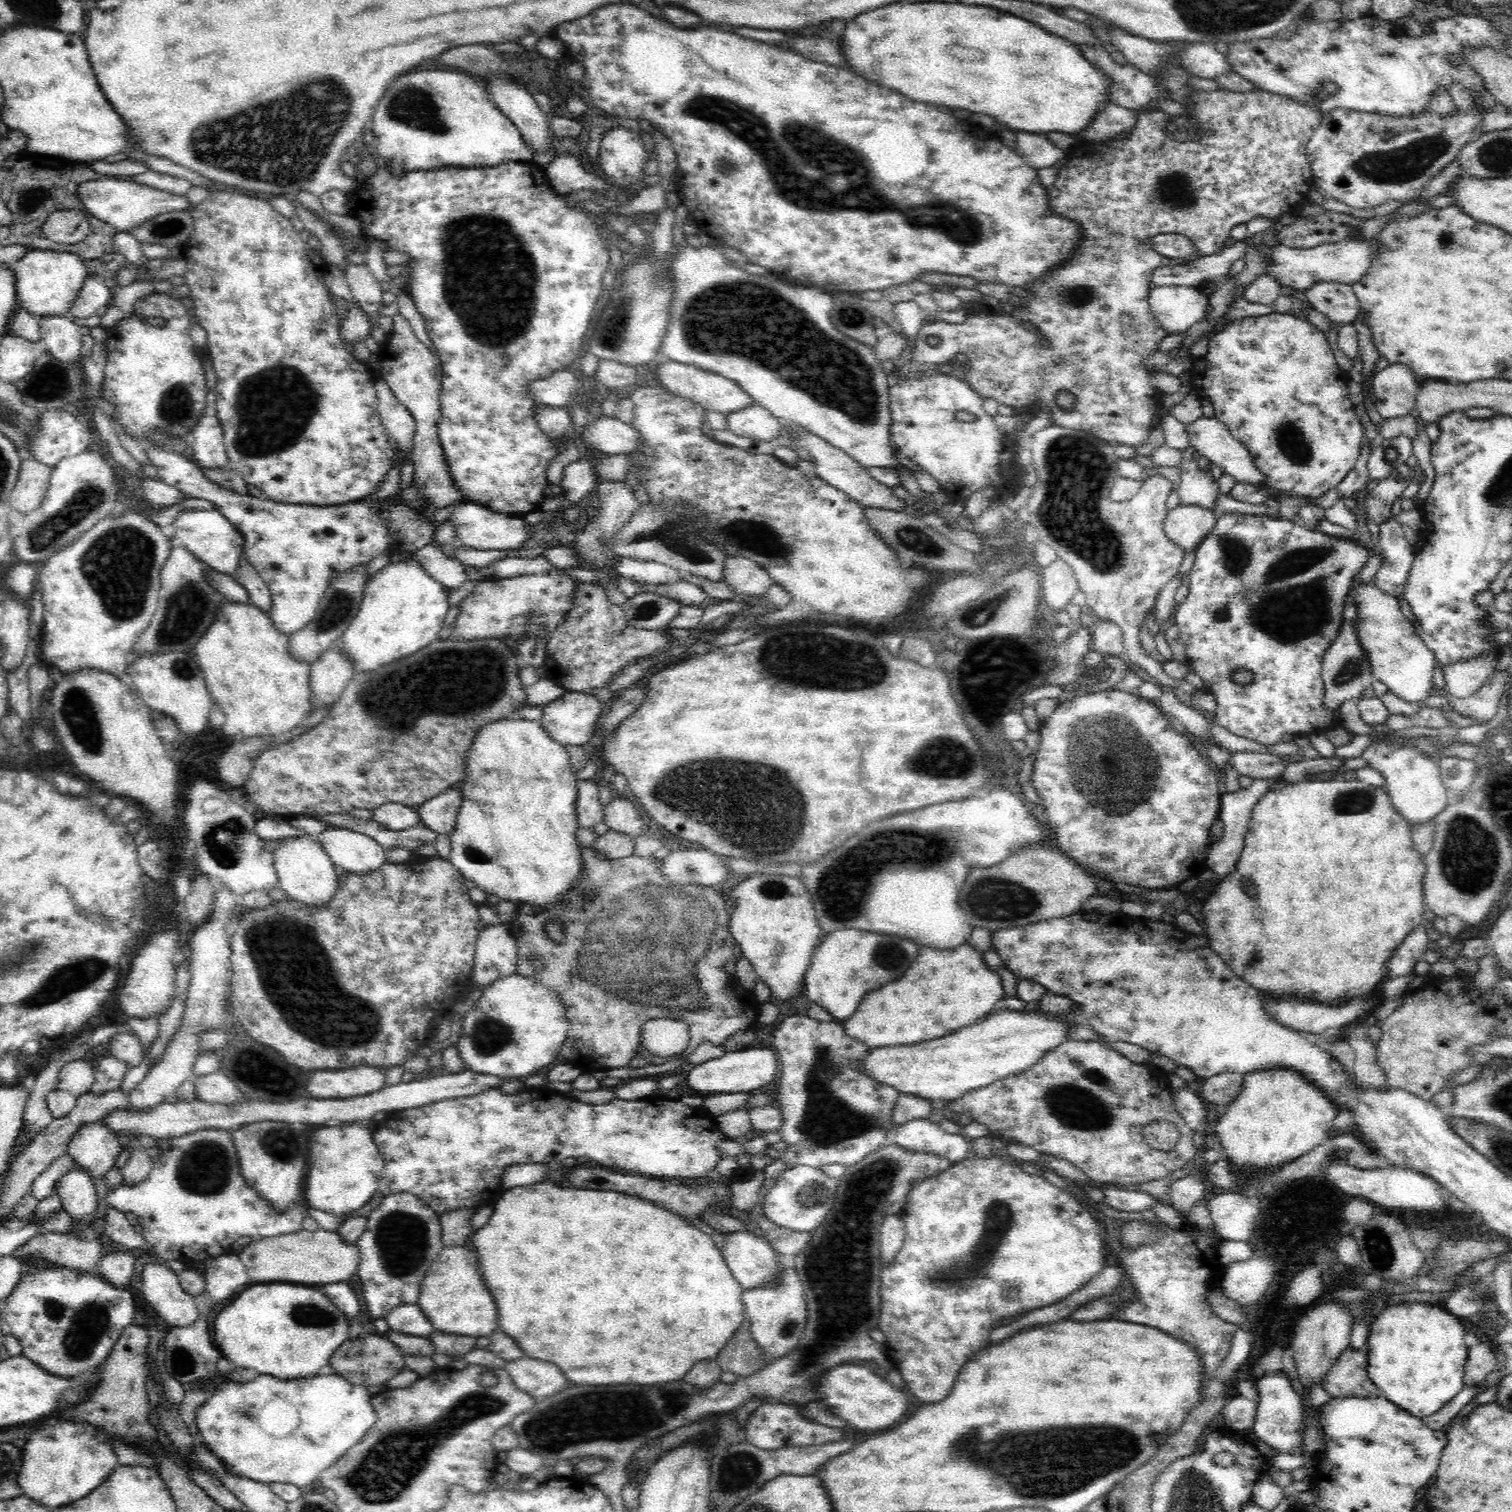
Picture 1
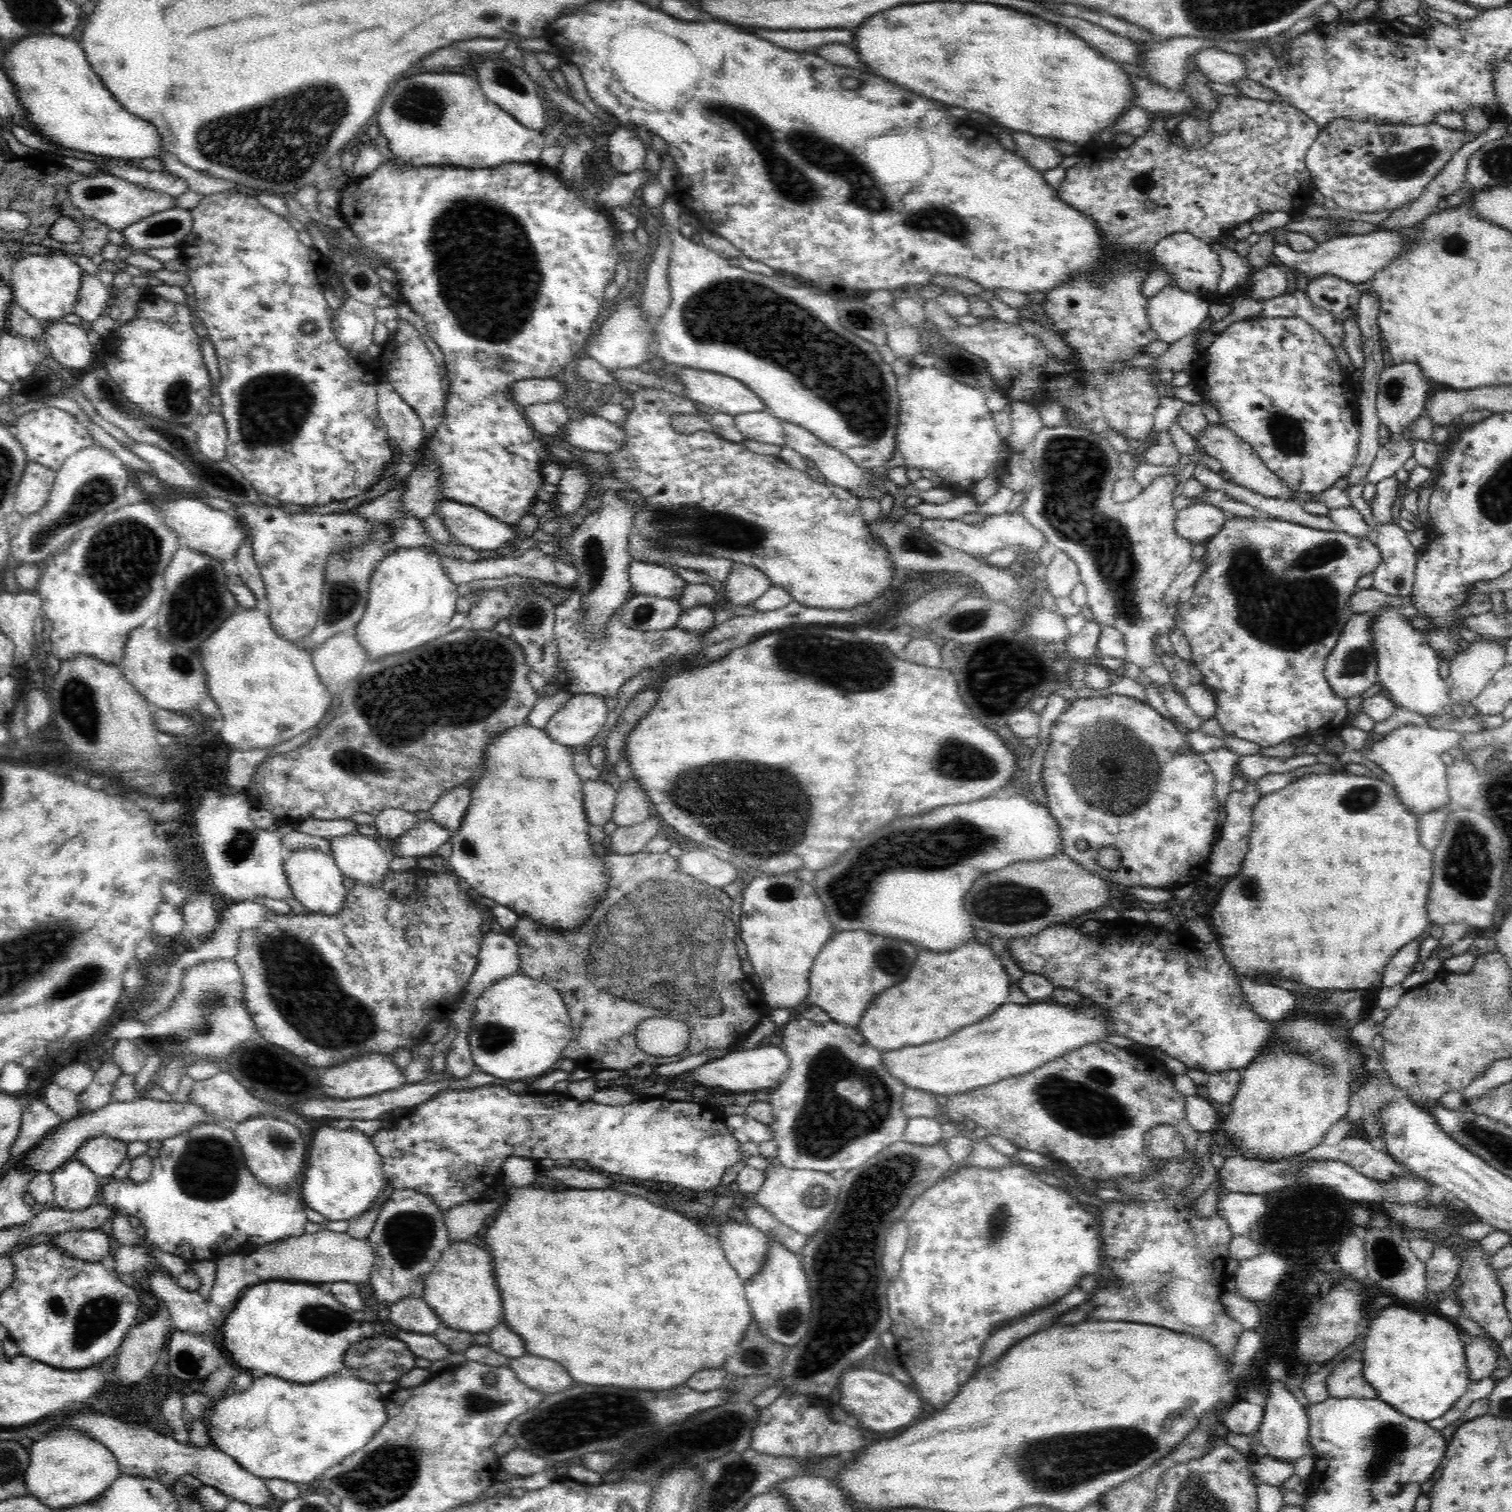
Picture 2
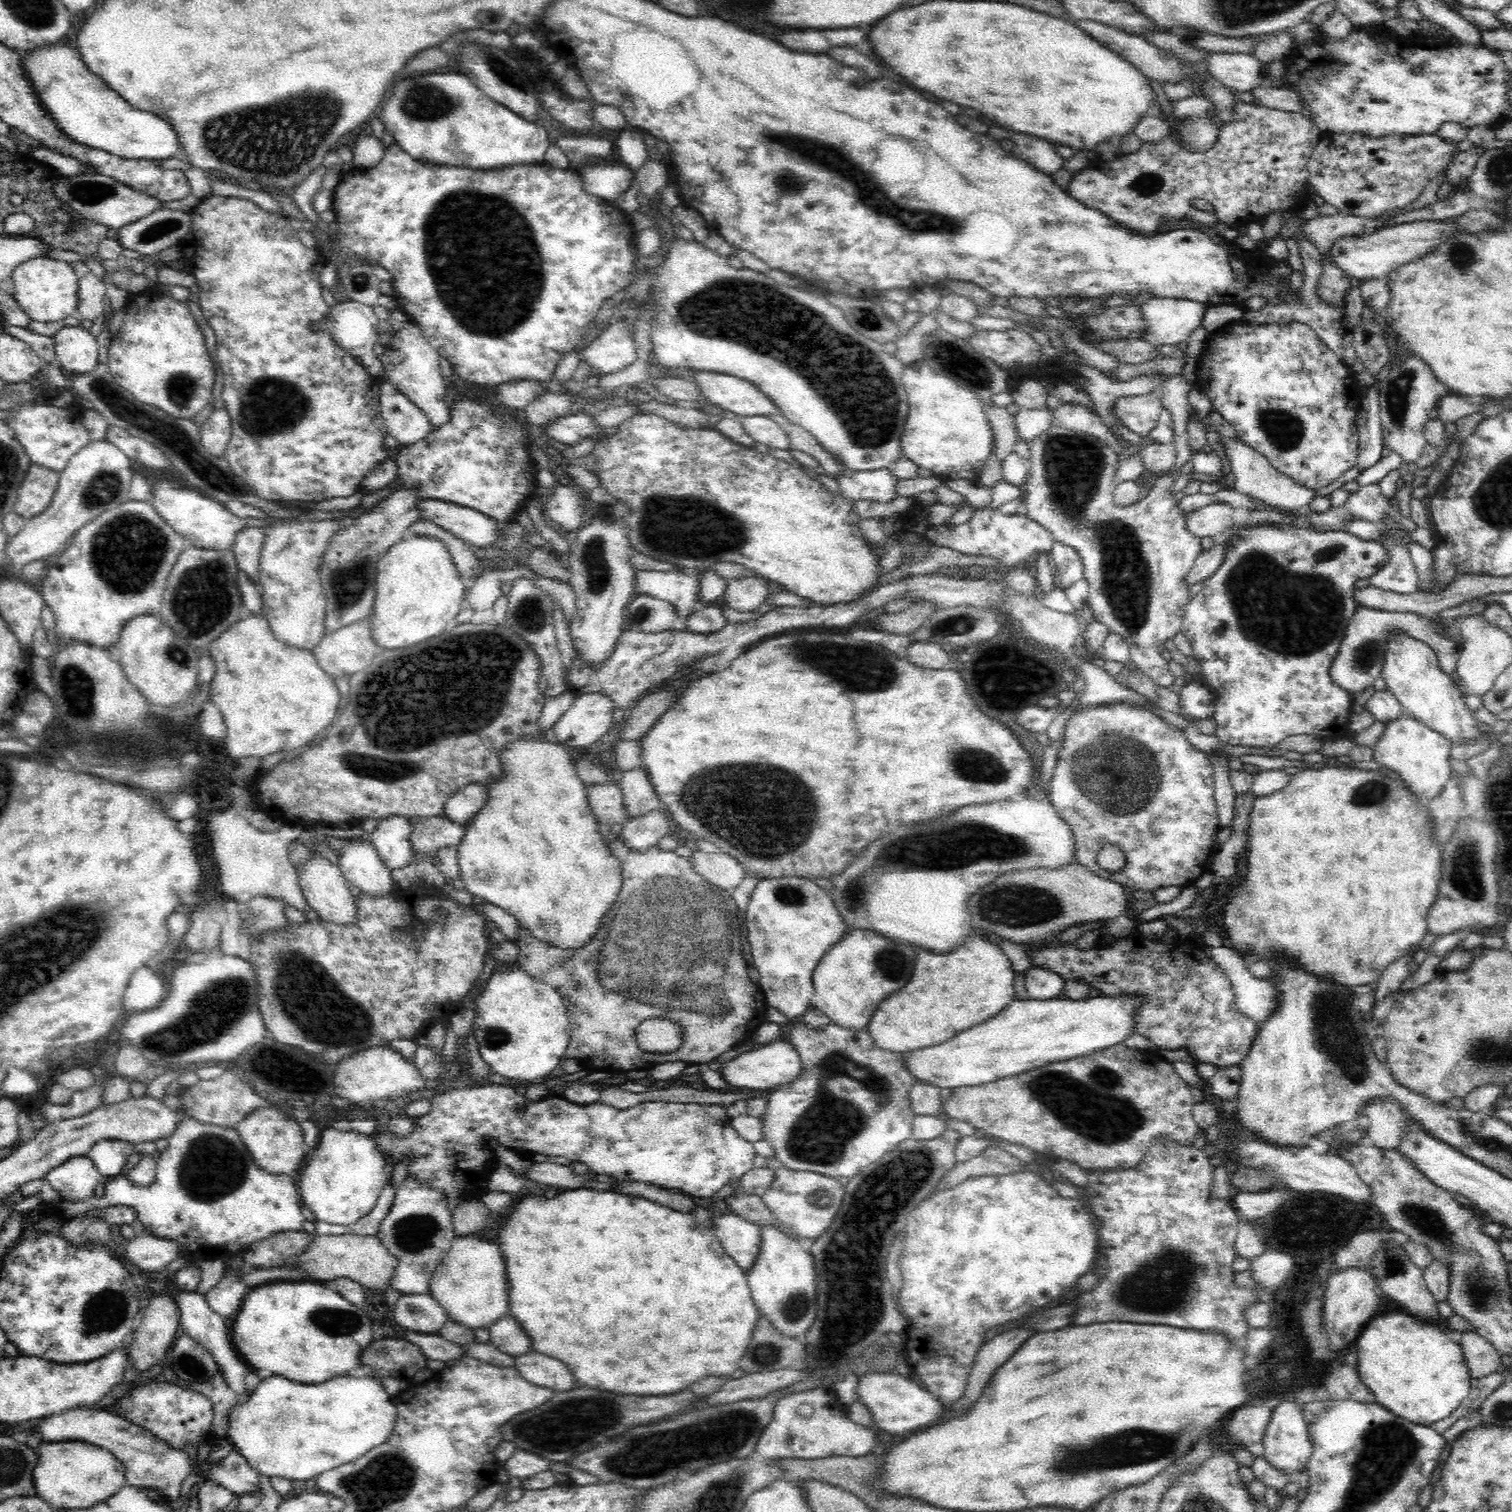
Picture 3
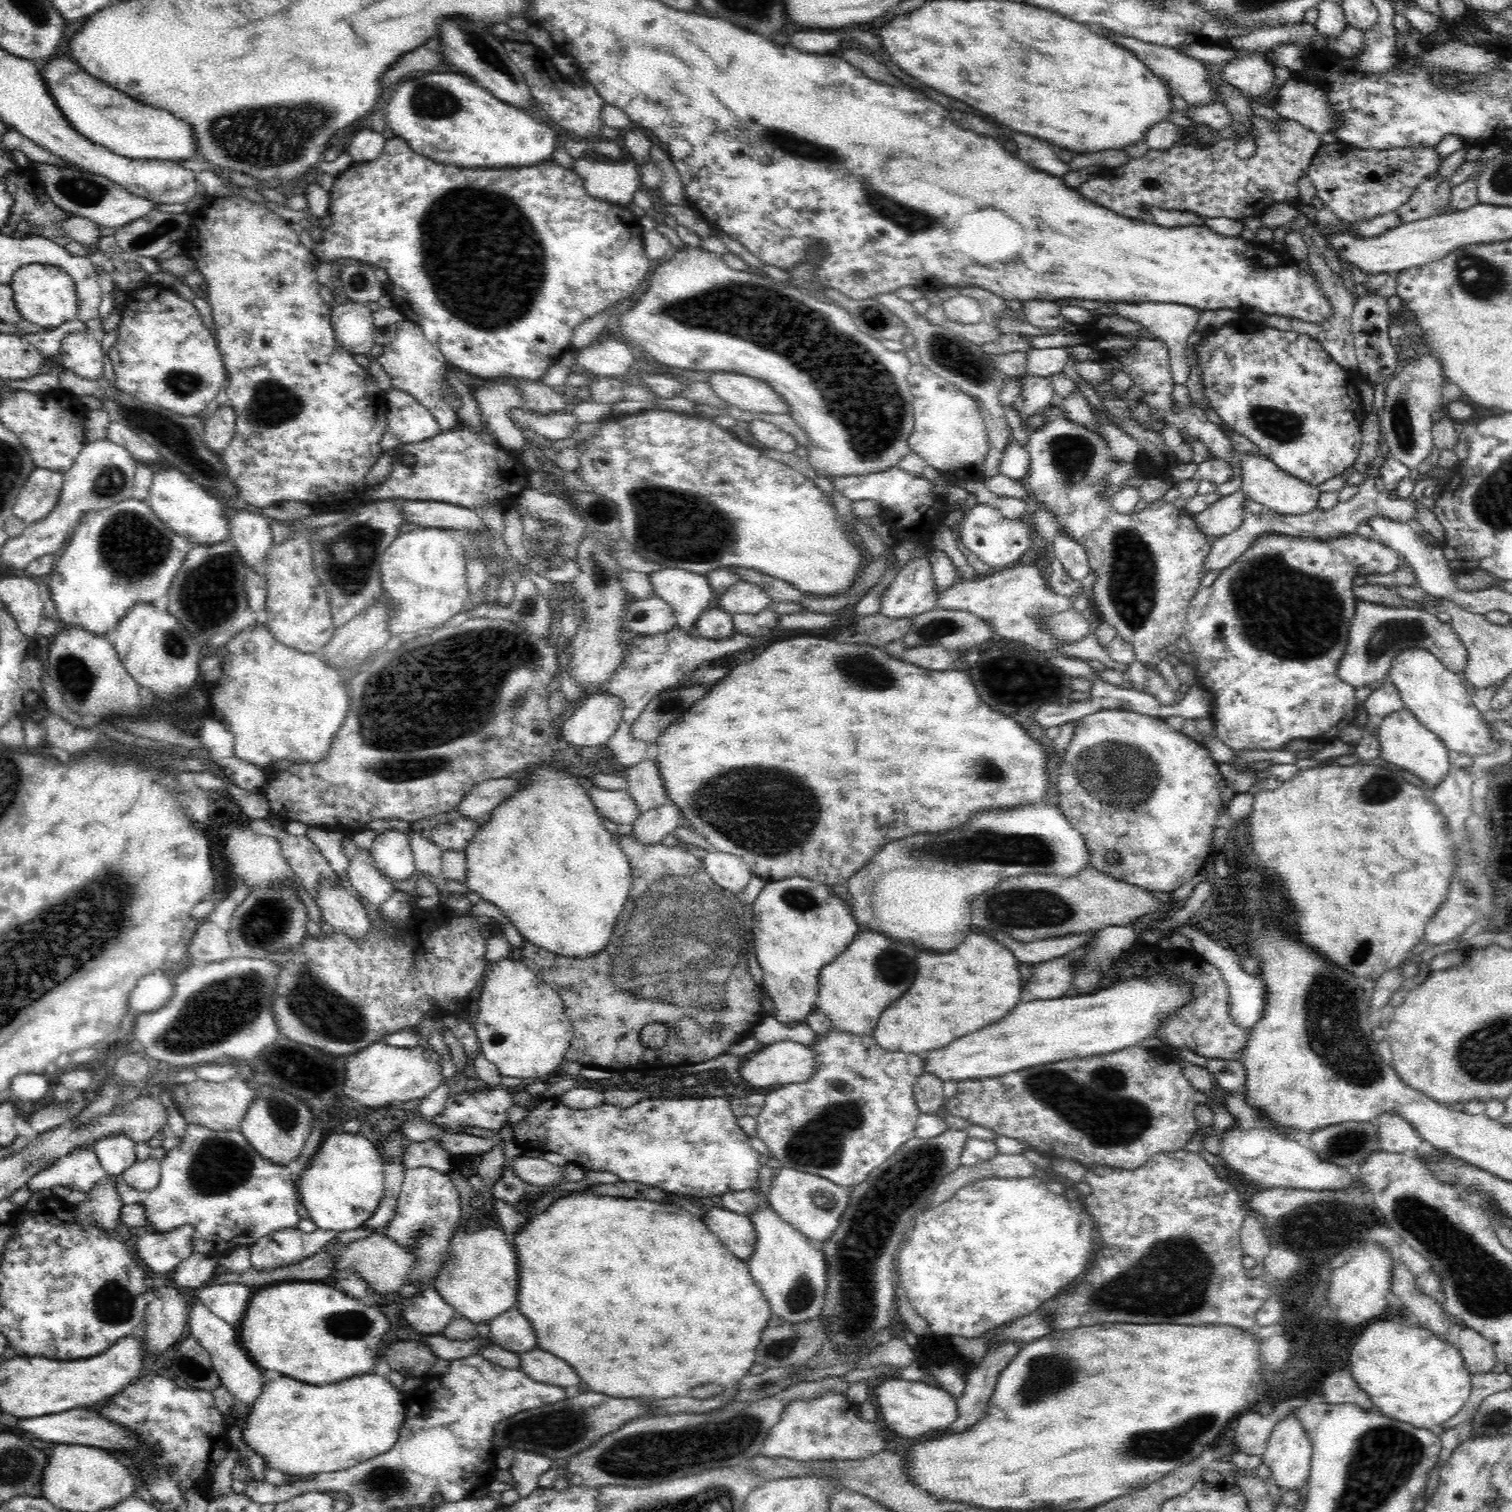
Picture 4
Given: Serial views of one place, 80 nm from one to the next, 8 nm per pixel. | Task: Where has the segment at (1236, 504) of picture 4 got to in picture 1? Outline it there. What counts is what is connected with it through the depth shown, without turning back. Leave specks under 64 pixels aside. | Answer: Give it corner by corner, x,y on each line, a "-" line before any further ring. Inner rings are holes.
1179,505
1170,509
1164,520
1164,533
1170,541
1184,549
1184,554
1195,551
1198,544
1216,526
1218,515
1200,505

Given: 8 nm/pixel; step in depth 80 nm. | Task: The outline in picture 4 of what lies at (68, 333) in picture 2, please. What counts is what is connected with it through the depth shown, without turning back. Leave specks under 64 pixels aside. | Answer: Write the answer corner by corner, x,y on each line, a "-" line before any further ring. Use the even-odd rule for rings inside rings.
76,332
62,340
58,363
61,369
71,370
80,379
98,381
104,375
103,346
90,332

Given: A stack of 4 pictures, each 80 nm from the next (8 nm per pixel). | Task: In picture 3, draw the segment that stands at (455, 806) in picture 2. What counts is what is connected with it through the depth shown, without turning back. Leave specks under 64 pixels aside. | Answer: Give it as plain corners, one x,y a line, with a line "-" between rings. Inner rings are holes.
487,780
480,783
468,784
462,790
458,790
454,797
446,802
443,813
446,820
456,822
461,826
468,826
474,821
474,817
483,810
488,803
489,792

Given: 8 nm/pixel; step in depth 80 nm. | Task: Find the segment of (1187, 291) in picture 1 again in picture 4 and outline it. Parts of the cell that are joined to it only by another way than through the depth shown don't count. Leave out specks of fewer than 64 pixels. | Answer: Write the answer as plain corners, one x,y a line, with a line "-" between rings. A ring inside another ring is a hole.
1176,302
1110,303
1110,308
1112,308
1112,315
1137,322
1144,326
1154,338
1162,340
1167,345
1174,383
1178,386
1185,385
1190,376
1187,340
1196,331
1200,315
1203,312
1193,306

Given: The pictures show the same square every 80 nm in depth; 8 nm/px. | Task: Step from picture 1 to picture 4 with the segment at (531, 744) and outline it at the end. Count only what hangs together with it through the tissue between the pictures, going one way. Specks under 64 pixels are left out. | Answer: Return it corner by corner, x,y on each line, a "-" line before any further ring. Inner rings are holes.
541,764
533,770
530,776
519,779
520,786
518,786
516,793
490,814
488,820
484,822
483,828
464,850
468,866
466,886
468,890
480,894
484,900
496,904
504,916
516,927
524,940
530,941
534,945
552,952
552,954
561,954
566,958
594,956
594,954
602,952
606,946
611,944
611,939
615,934
616,920
624,910
624,902
629,900
630,888
632,888
632,882
634,882
634,879
630,877
632,876
632,868
629,859
622,851
622,847
618,845
615,836
603,826
603,817
598,813
589,794
578,783
576,776
570,775
565,769
560,770
557,767
550,769
549,765

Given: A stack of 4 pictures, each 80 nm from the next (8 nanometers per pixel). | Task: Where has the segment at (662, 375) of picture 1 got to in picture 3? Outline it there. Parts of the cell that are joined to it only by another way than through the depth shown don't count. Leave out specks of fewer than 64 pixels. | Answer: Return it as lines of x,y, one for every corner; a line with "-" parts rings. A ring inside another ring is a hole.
694,371
692,381
698,383
701,395
709,400
709,404
716,404
724,410
736,413
741,418
744,416
766,416
778,412
778,407
756,384
730,374

